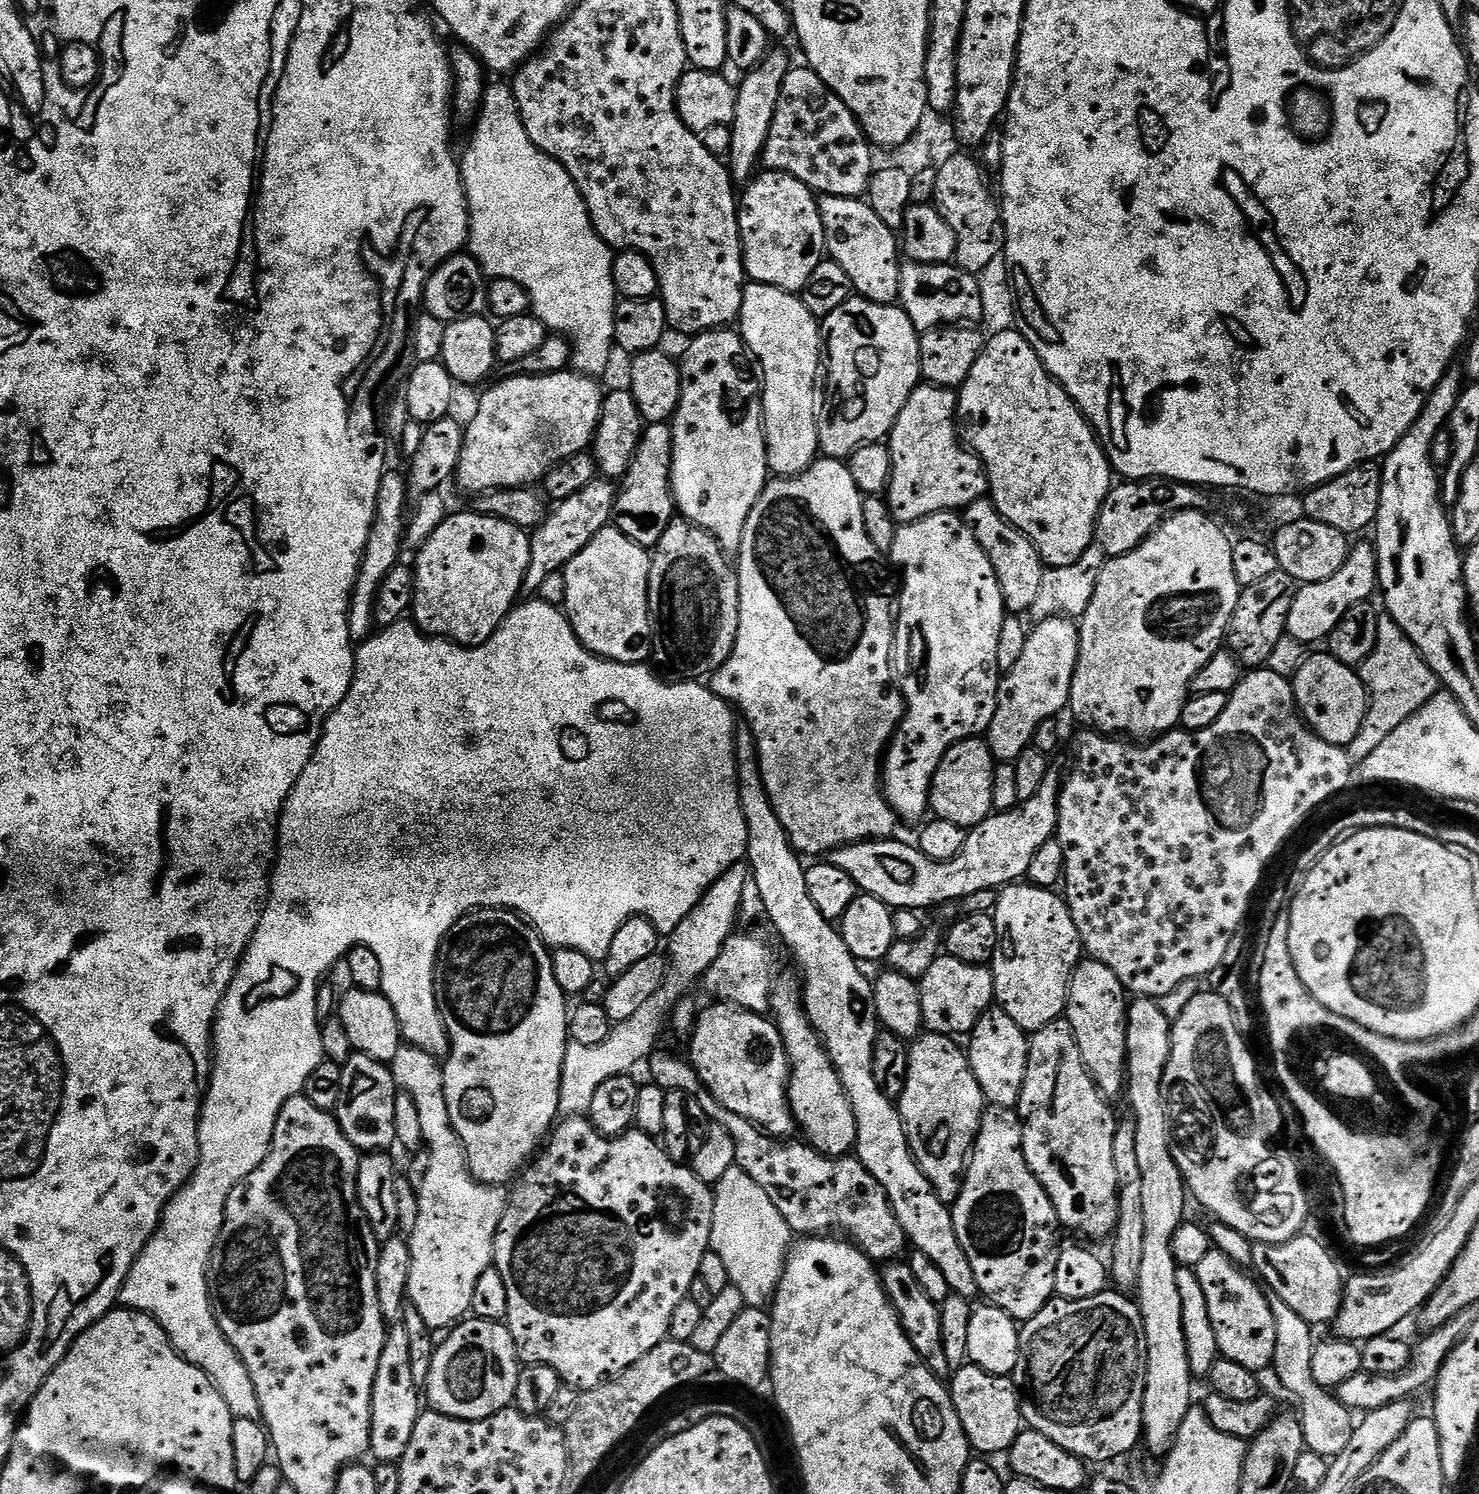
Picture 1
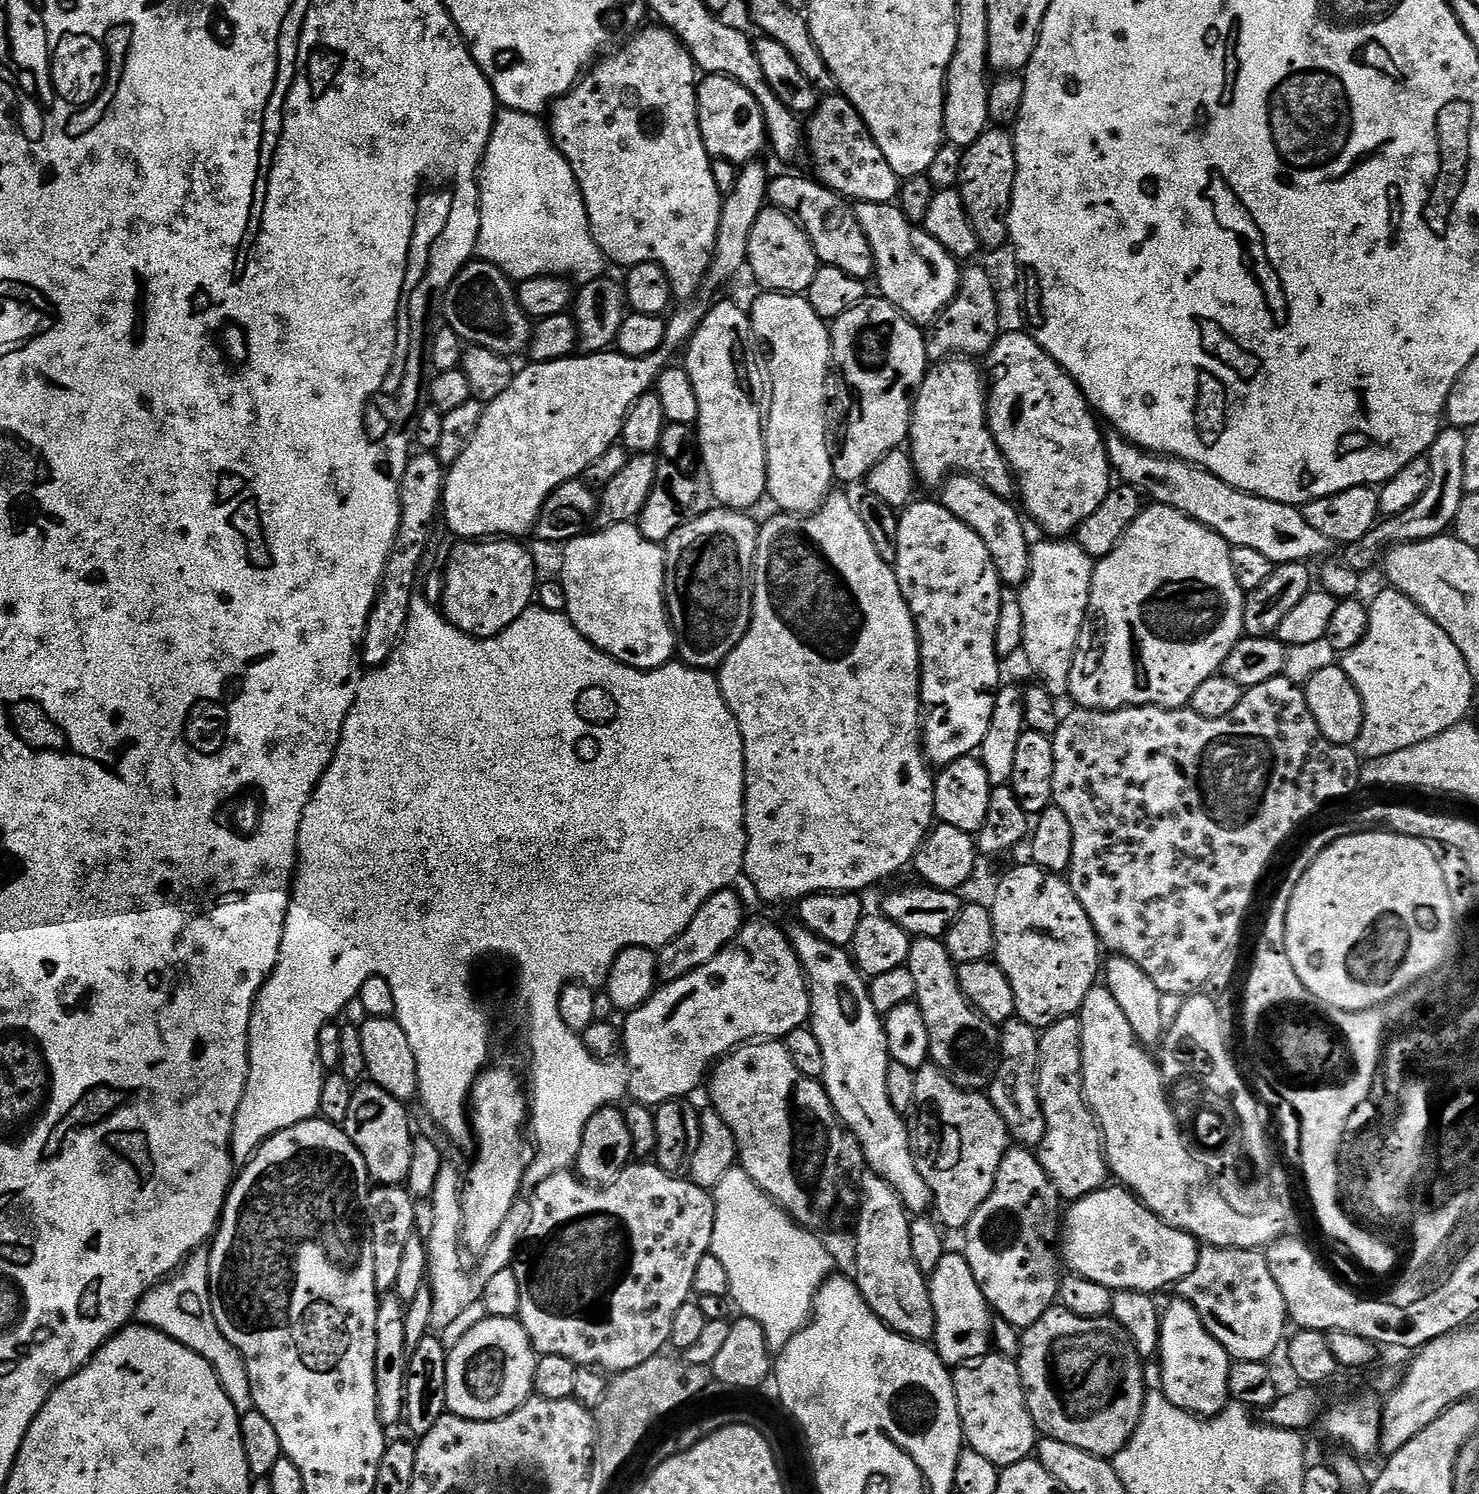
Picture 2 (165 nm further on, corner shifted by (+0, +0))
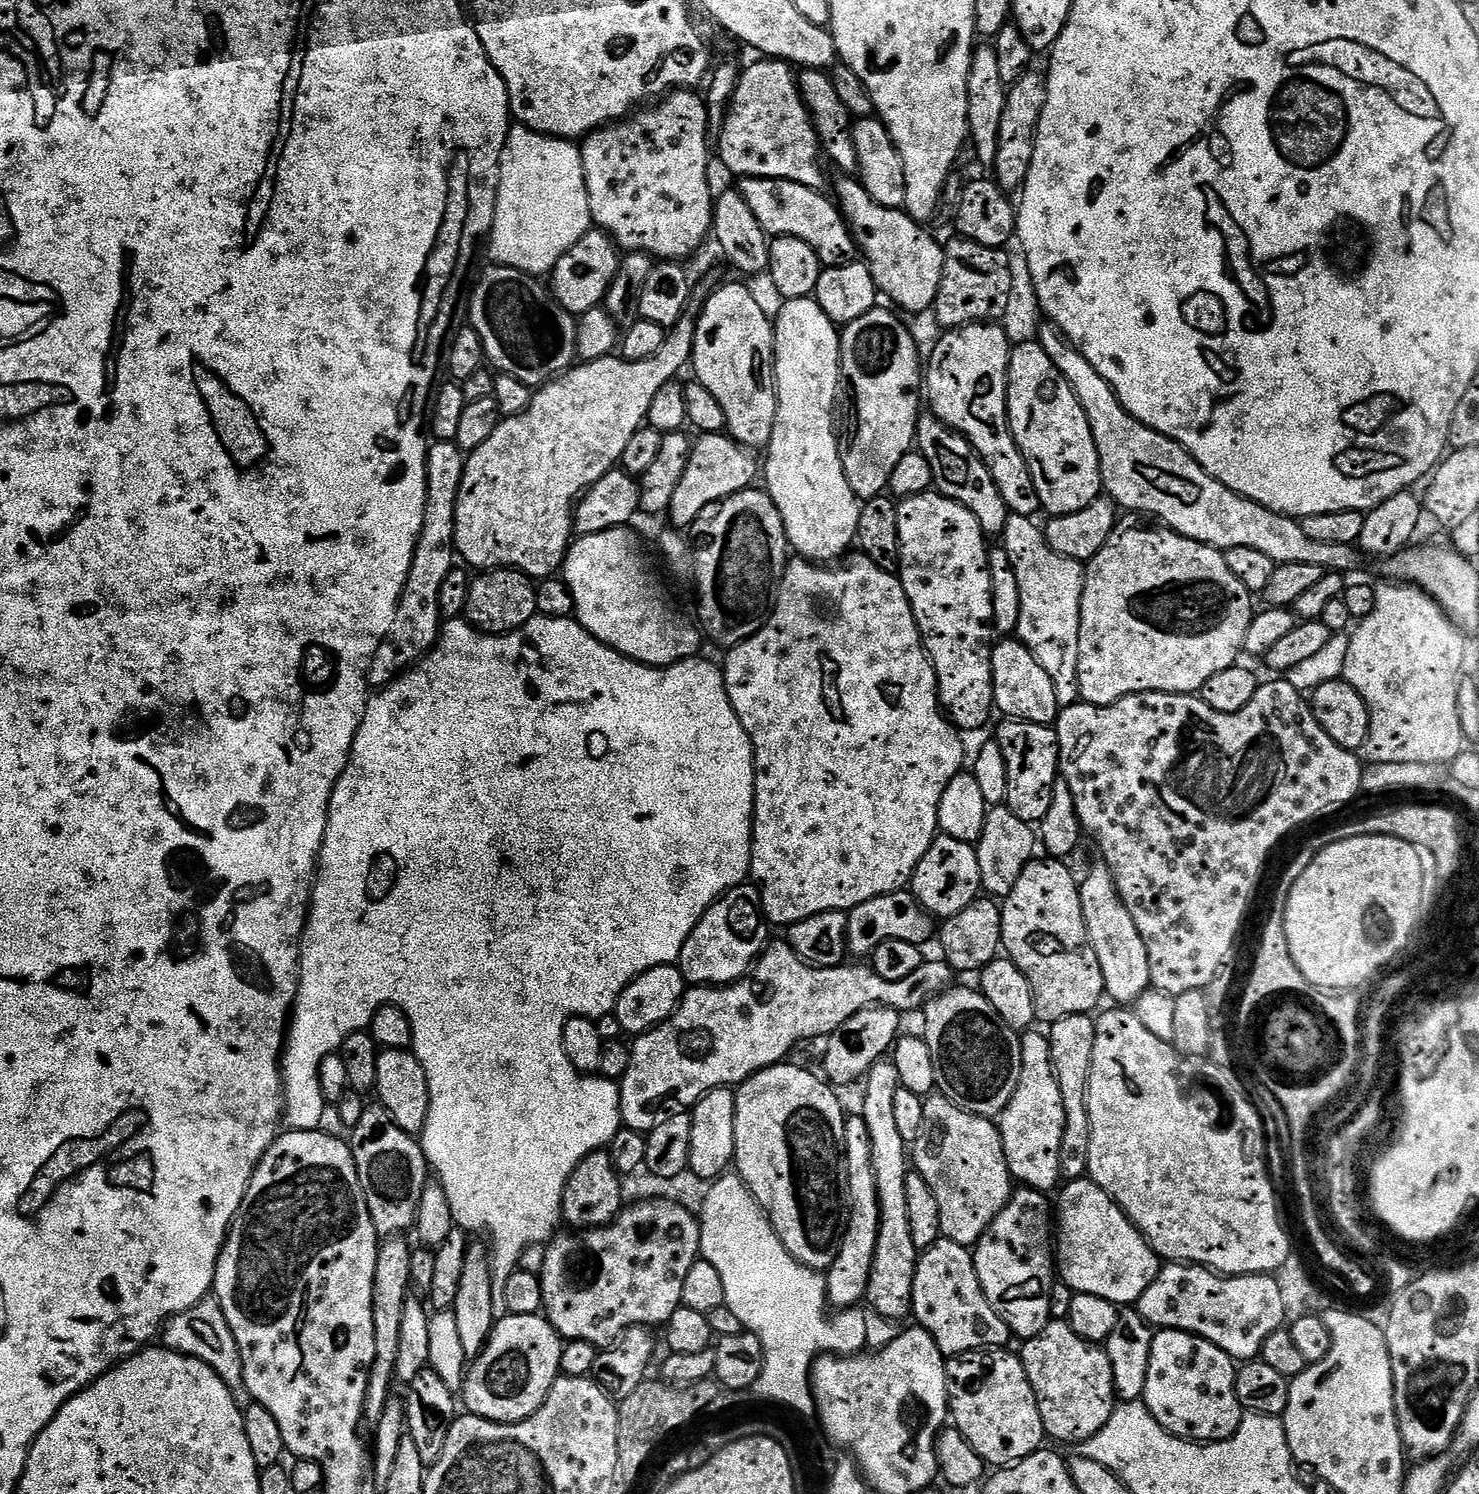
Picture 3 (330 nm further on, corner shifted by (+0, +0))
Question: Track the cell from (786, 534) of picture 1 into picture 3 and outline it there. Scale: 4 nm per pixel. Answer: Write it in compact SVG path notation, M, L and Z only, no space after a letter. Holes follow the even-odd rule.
M857 554L845 568L836 567L840 566L825 566L823 563L803 558L789 559L784 568L784 577L778 581L778 587L775 589L774 607L771 609L766 623L749 640L743 640L735 648L727 649L725 656L728 657L722 660L724 684L728 687L728 697L742 722L742 726L746 730L746 734L750 738L752 750L756 754L756 793L754 794L754 814L752 815L752 871L750 876L756 887L760 889L760 901L764 907L764 918L772 926L776 926L776 924L781 924L781 926L797 924L802 922L802 918L810 918L814 914L822 914L823 912L848 912L857 908L862 902L870 902L870 898L878 898L882 894L901 891L911 881L912 872L918 866L920 859L926 854L926 850L930 850L932 841L938 835L938 810L940 809L945 786L965 767L964 744L960 741L961 733L956 725L949 721L940 707L940 691L936 688L936 671L928 658L928 653L924 651L920 631L916 625L912 607L906 598L906 590L902 586L899 575L895 572L880 569L863 554Z

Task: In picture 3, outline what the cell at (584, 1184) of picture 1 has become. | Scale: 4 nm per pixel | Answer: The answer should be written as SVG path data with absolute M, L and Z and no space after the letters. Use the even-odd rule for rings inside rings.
M644 1200L641 1204L625 1207L620 1215L612 1223L604 1228L589 1228L587 1230L564 1230L552 1237L543 1249L544 1261L538 1269L540 1285L542 1286L542 1298L544 1306L543 1315L552 1323L553 1330L565 1341L581 1340L590 1342L597 1348L603 1350L613 1344L616 1339L628 1328L650 1328L655 1329L656 1324L667 1325L670 1314L682 1306L682 1282L686 1282L686 1274L694 1262L701 1259L700 1254L700 1221L697 1213L672 1200Z

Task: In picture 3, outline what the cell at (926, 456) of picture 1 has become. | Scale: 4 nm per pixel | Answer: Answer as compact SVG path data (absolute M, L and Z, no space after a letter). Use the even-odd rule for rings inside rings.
M996 322L967 324L943 333L944 337L932 348L932 357L926 360L926 404L931 415L937 416L943 424L952 427L972 443L990 470L1002 498L1008 503L1009 513L1013 516L1035 517L1041 511L1038 486L1030 474L1026 458L1018 450L1016 440L1008 425L1008 363L1014 345L1008 340L1003 327Z

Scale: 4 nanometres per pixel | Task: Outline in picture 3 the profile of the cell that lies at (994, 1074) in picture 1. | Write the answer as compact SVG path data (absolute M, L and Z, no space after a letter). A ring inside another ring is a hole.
M1028 1030L1021 1035L1022 1074L1018 1074L1018 1090L1014 1090L1006 1110L998 1118L998 1127L1006 1154L1006 1166L1013 1181L1025 1188L1048 1194L1062 1180L1060 1163L1062 1138L1066 1130L1066 1106L1062 1098L1062 1086L1058 1086L1052 1065L1050 1042L1043 1031L1036 1031Z

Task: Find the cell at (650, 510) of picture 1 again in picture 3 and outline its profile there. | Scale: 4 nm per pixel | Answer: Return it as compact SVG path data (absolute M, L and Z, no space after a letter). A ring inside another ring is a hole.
M724 432L697 435L686 466L686 474L682 474L682 482L678 482L674 498L670 498L667 519L672 519L677 529L691 529L692 523L698 518L698 514L702 514L702 510L706 510L706 506L753 487L758 480L756 456L757 453L753 449L745 448Z

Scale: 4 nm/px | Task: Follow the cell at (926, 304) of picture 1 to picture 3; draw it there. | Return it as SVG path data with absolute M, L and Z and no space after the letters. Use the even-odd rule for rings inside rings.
M852 176L839 177L834 193L840 210L848 221L857 247L866 257L877 289L908 312L931 309L943 274L944 248L928 234L919 221L901 209L875 203L861 181Z

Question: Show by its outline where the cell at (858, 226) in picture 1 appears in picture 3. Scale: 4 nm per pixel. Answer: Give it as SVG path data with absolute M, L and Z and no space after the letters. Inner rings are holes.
M761 176L741 179L738 190L746 198L746 206L754 210L754 218L764 227L769 237L798 238L818 254L824 268L846 266L858 256L858 247L852 230L835 199L827 200L823 191L802 186L789 180L767 180Z

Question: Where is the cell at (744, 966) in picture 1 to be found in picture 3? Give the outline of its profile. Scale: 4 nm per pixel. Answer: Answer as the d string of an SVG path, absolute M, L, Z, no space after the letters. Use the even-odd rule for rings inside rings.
M787 942L769 943L768 947L760 953L760 959L752 965L752 971L744 977L743 980L738 980L734 984L725 984L723 986L692 986L687 989L682 998L682 1002L678 1006L678 1010L666 1022L662 1022L658 1027L652 1028L649 1032L641 1032L635 1037L636 1041L631 1041L630 1047L632 1050L632 1057L630 1058L630 1070L626 1070L623 1080L619 1081L618 1091L620 1093L620 1119L623 1127L634 1130L635 1132L649 1133L653 1132L658 1126L662 1126L665 1117L656 1112L664 1112L668 1114L675 1113L677 1110L691 1109L701 1098L704 1097L710 1090L715 1088L727 1088L729 1086L739 1086L744 1081L750 1079L755 1072L760 1072L763 1068L769 1068L775 1064L787 1061L788 1056L792 1052L792 1048L799 1046L803 1040L816 1040L827 1038L831 1036L834 1030L841 1028L843 1024L850 1018L854 1018L854 1014L858 1014L867 1008L875 1008L883 1006L892 1008L901 1014L907 1012L919 1013L924 1005L930 1003L935 996L941 996L946 989L953 987L954 973L950 965L943 960L943 958L925 959L922 966L918 966L918 970L914 970L914 974L910 974L907 978L902 978L902 982L886 982L886 978L878 978L878 974L870 966L862 965L863 963L856 962L853 968L849 966L837 966L835 968L817 968L815 964L807 964L800 955L793 950Z

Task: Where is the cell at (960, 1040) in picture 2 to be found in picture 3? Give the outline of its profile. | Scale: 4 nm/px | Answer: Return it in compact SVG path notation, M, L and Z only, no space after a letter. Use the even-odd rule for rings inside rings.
M953 986L943 992L941 996L935 996L932 1001L924 1005L922 1009L922 1017L924 1016L924 1029L922 1035L926 1046L930 1046L930 1058L934 1058L934 1066L936 1067L936 1086L943 1095L947 1096L962 1110L966 1110L970 1114L978 1114L989 1118L999 1118L1006 1110L1006 1106L1010 1102L1010 1098L1014 1094L1014 1090L1018 1090L1018 1074L1022 1074L1022 1046L1020 1045L1021 1033L1015 1032L1010 1026L1006 1026L1006 1022L1002 1022L1002 1018L998 1014L998 1010L994 1010L994 1006L990 1006L990 1002L975 987L959 988Z

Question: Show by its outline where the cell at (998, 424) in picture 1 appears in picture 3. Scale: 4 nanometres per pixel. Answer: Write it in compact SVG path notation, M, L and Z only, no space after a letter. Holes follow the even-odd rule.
M1036 340L1017 344L1008 363L1008 425L1038 486L1041 509L1052 516L1074 514L1102 492L1100 459L1090 422L1066 378Z

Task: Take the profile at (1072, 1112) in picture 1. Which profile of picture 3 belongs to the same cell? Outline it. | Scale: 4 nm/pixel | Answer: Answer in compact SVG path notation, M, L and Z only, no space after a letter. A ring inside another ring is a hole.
M1074 1014L1050 1025L1047 1033L1050 1042L1052 1065L1062 1086L1062 1098L1066 1106L1066 1130L1062 1138L1062 1162L1060 1171L1069 1181L1079 1180L1088 1171L1090 1150L1090 1118L1088 1117L1088 1083L1090 1062L1094 1058L1094 1034L1096 1022L1091 1015Z

